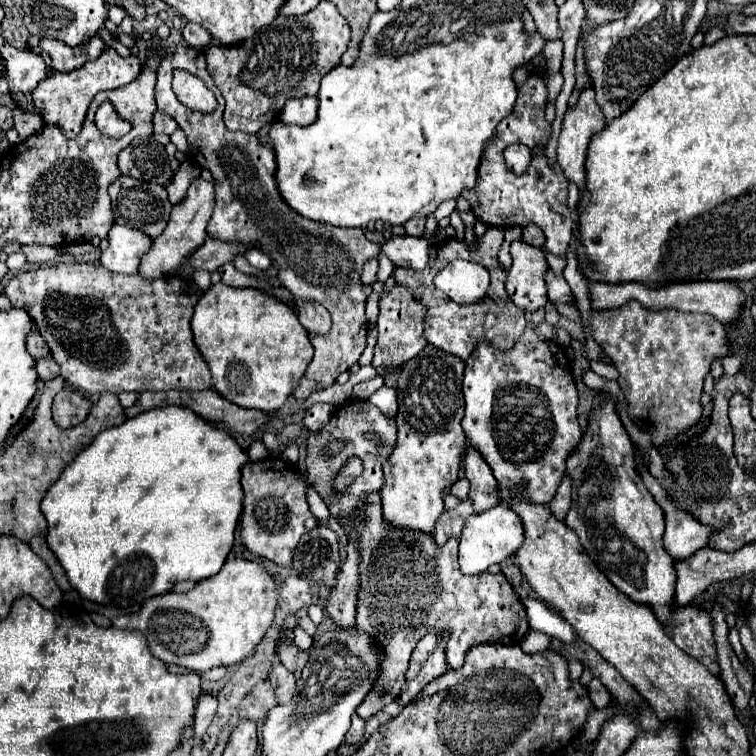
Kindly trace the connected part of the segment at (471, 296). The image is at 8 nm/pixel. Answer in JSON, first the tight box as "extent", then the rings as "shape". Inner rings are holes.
{"extent":[434,260,489,304],"shape":[[[454,260],[438,276],[434,284],[458,304],[472,304],[486,295],[489,272],[481,264],[468,260]],[[470,276],[470,282],[468,282]]]}

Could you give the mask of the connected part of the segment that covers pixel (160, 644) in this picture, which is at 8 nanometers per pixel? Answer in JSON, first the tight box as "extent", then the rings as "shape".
{"extent":[128,558,278,672],"shape":[[[234,558],[228,560],[218,574],[198,582],[196,588],[192,588],[190,592],[170,592],[146,600],[142,608],[130,616],[128,628],[140,630],[148,640],[150,652],[162,662],[178,664],[194,672],[206,672],[216,666],[240,664],[242,660],[254,654],[256,646],[262,642],[266,630],[272,624],[276,598],[278,598],[276,584],[260,564]]]}

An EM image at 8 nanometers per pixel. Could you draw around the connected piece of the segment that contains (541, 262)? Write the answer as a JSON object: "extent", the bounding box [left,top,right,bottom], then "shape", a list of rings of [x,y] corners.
{"extent":[506,240,548,310],"shape":[[[524,240],[510,244],[512,266],[506,274],[506,294],[522,310],[538,310],[548,302],[544,274],[548,270],[542,248],[534,248]]]}

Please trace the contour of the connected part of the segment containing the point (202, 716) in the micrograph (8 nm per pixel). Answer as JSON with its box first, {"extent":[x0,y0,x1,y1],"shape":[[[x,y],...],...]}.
{"extent":[194,694,218,738],"shape":[[[202,694],[198,698],[198,704],[196,704],[196,714],[194,714],[194,736],[196,738],[202,738],[206,728],[210,726],[212,722],[212,716],[216,712],[216,706],[218,706],[218,700],[214,694]]]}

